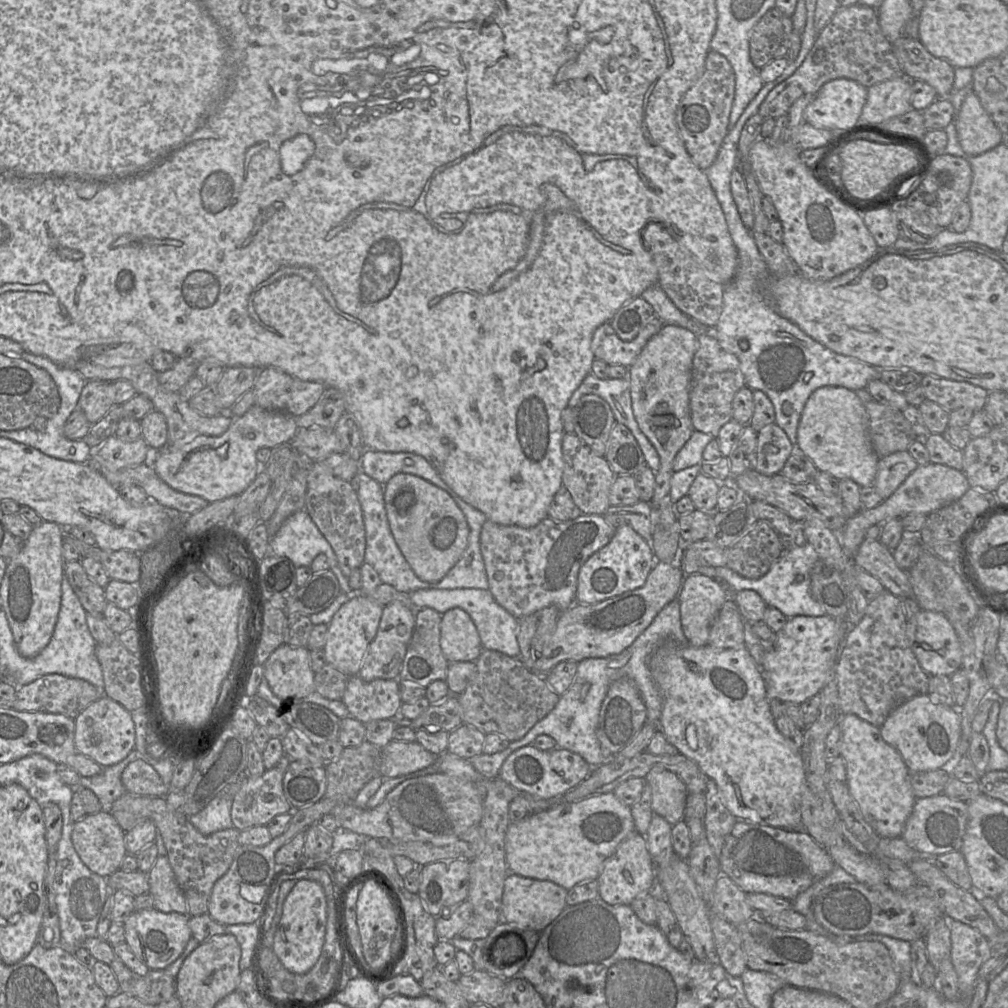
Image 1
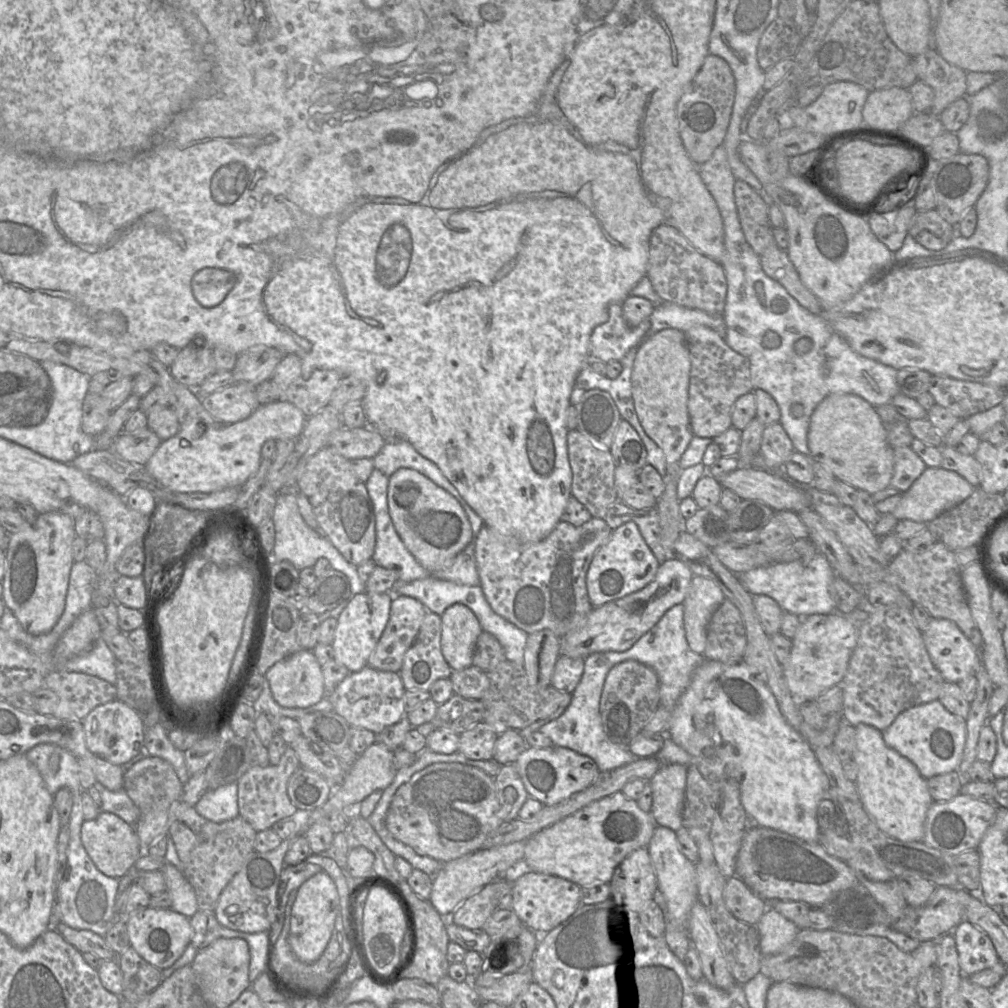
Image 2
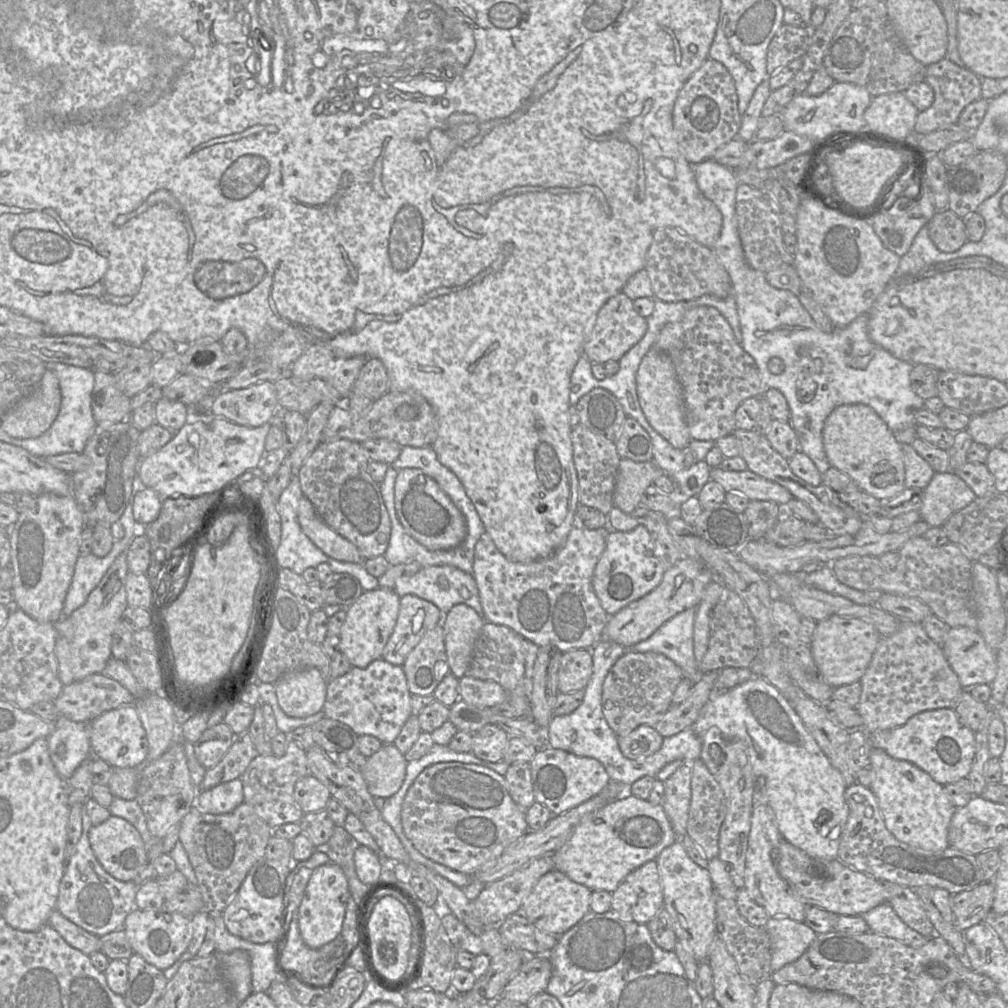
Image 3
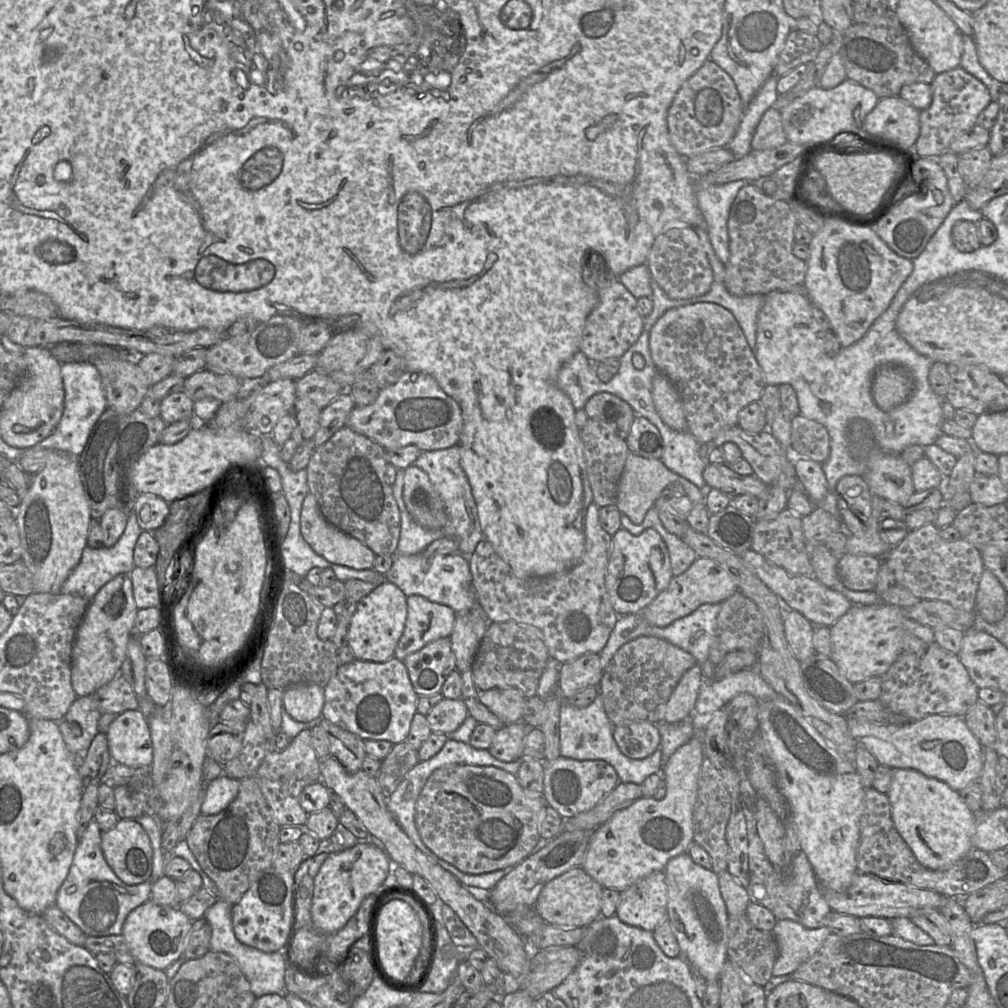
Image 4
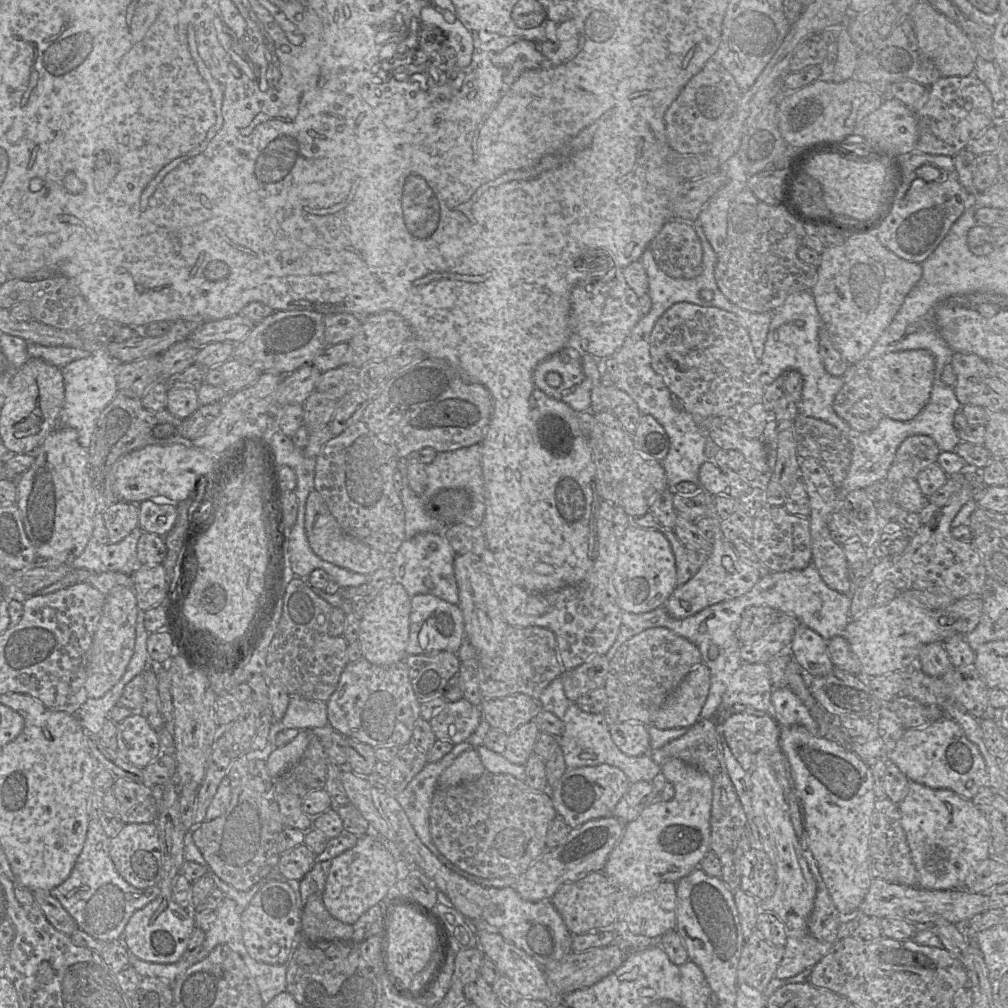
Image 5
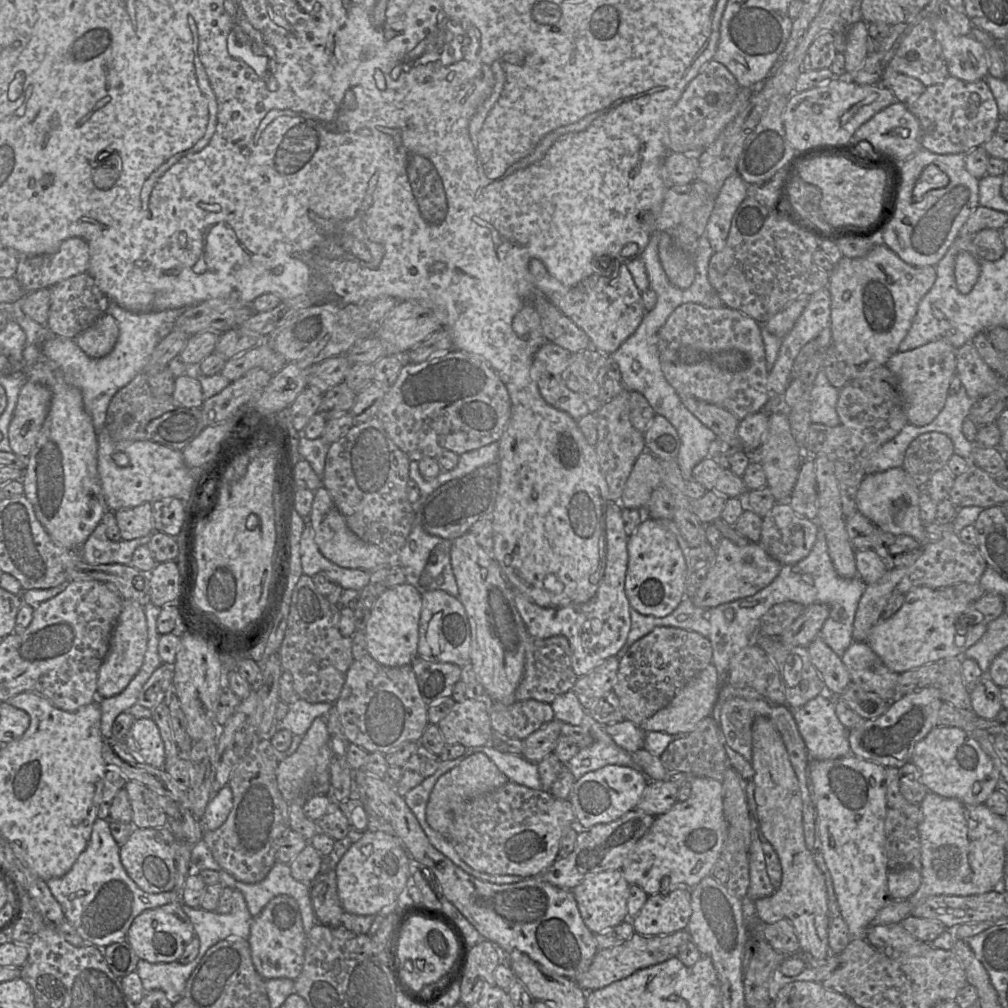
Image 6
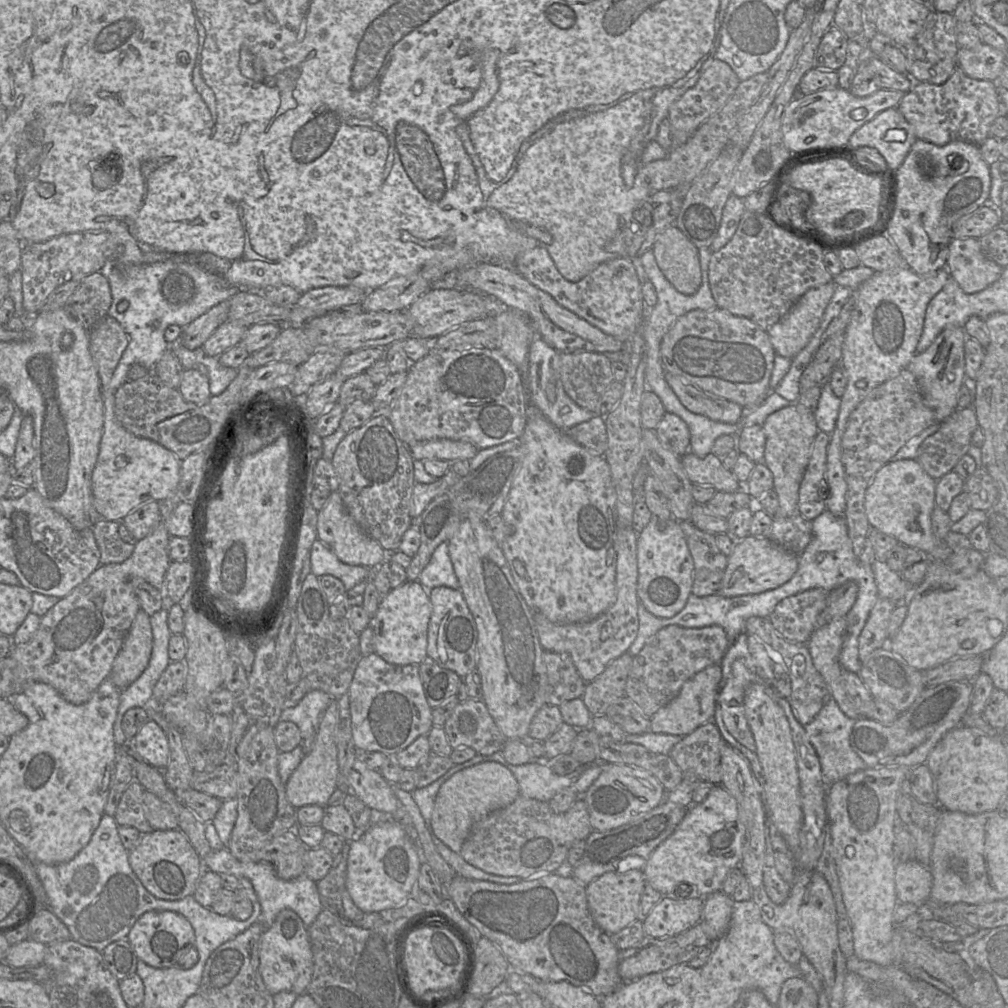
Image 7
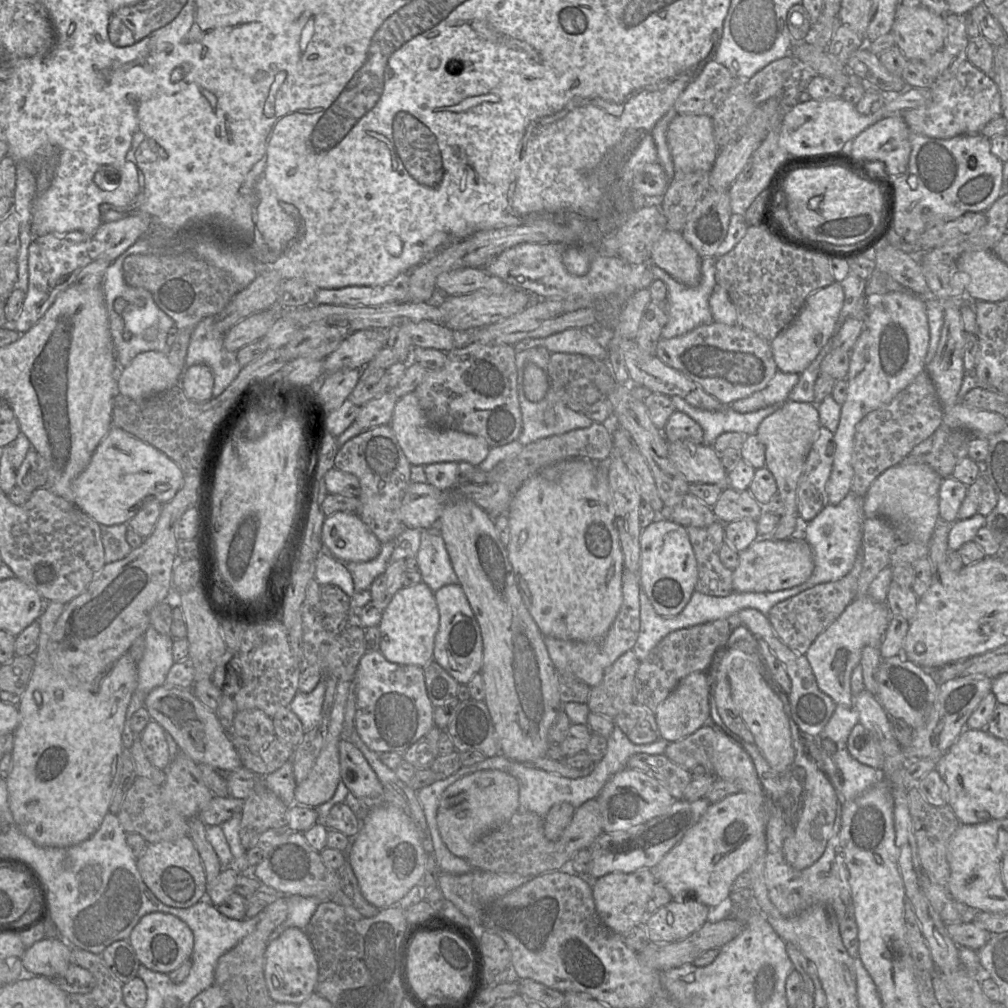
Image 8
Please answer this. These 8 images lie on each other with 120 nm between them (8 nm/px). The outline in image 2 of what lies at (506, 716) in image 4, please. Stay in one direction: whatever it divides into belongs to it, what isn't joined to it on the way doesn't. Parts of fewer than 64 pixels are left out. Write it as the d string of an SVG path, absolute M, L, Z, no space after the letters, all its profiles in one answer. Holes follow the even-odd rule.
M474 665L463 670L452 670L449 678L454 694L466 699L482 699L490 687L487 673Z

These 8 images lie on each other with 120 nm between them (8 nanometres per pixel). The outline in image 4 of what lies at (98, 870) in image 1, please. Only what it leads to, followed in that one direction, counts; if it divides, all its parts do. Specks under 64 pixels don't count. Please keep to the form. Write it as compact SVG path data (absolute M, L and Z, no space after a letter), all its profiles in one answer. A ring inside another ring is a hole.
M119 819L114 828L103 831L101 849L107 864L124 883L151 881L153 849L146 831L135 819Z

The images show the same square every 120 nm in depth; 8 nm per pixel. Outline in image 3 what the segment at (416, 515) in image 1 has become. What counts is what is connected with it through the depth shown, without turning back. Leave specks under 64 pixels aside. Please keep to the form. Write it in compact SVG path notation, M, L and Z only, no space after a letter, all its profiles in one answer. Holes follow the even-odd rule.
M418 468L398 471L394 486L397 517L406 532L430 551L448 550L466 537L466 521L449 496L438 483Z

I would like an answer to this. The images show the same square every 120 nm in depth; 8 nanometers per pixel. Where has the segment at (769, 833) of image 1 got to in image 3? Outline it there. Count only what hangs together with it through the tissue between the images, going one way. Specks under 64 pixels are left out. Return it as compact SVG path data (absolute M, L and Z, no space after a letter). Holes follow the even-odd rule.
M784 838L773 851L773 861L792 893L806 905L814 905L836 915L855 916L887 901L882 881L845 865L839 859L812 857Z

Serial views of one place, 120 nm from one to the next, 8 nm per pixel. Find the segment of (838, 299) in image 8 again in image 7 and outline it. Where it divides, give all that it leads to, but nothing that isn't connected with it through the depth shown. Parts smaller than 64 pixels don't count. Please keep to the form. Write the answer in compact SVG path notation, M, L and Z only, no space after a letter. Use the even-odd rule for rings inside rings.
M831 281L810 288L767 330L777 355L792 359L808 344L821 323L836 285Z

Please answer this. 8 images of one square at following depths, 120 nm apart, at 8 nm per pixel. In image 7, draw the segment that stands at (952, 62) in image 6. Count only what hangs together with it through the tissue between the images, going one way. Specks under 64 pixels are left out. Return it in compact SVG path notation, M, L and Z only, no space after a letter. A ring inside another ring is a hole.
M982 43L973 49L959 48L956 58L957 67L968 77L994 82L1007 63L1007 59L1001 51L986 43Z

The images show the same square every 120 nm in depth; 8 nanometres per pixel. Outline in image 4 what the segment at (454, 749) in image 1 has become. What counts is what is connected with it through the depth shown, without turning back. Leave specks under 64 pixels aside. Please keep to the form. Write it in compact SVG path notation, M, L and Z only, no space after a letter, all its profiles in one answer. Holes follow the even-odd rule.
M524 722L503 725L496 729L493 741L487 750L500 761L521 760L524 739L528 731L529 726Z

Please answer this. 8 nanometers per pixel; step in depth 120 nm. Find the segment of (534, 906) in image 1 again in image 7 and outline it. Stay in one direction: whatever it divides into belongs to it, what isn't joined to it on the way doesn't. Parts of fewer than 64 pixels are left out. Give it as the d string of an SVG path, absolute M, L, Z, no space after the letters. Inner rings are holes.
M642 870L606 872L585 886L590 914L609 935L615 934L640 918L640 900L647 884Z

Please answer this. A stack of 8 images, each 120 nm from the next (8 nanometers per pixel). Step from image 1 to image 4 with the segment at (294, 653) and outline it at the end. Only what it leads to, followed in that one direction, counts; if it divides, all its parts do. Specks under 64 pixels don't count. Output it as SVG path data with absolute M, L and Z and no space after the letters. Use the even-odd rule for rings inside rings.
M299 683L283 691L283 708L298 722L310 722L322 715L324 688L315 683Z

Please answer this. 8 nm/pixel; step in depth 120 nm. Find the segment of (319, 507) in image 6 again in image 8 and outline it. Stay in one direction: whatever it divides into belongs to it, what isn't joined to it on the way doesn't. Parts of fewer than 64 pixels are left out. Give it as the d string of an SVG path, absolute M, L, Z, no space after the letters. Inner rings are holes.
M338 511L322 525L322 542L335 558L367 562L377 557L381 543L357 513Z

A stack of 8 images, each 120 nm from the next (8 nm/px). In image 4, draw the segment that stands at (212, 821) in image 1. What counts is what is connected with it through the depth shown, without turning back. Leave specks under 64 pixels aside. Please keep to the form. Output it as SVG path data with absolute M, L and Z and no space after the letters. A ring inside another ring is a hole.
M225 774L205 784L205 796L201 805L201 814L215 815L223 811L236 798L240 780Z

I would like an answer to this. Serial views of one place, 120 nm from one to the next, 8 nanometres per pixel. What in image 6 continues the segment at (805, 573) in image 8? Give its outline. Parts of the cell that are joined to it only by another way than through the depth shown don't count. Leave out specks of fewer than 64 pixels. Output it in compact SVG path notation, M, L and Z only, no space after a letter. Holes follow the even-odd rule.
M723 537L716 549L714 565L694 596L693 604L700 608L711 608L756 594L768 586L779 574L782 564L766 553L758 542L738 546Z

